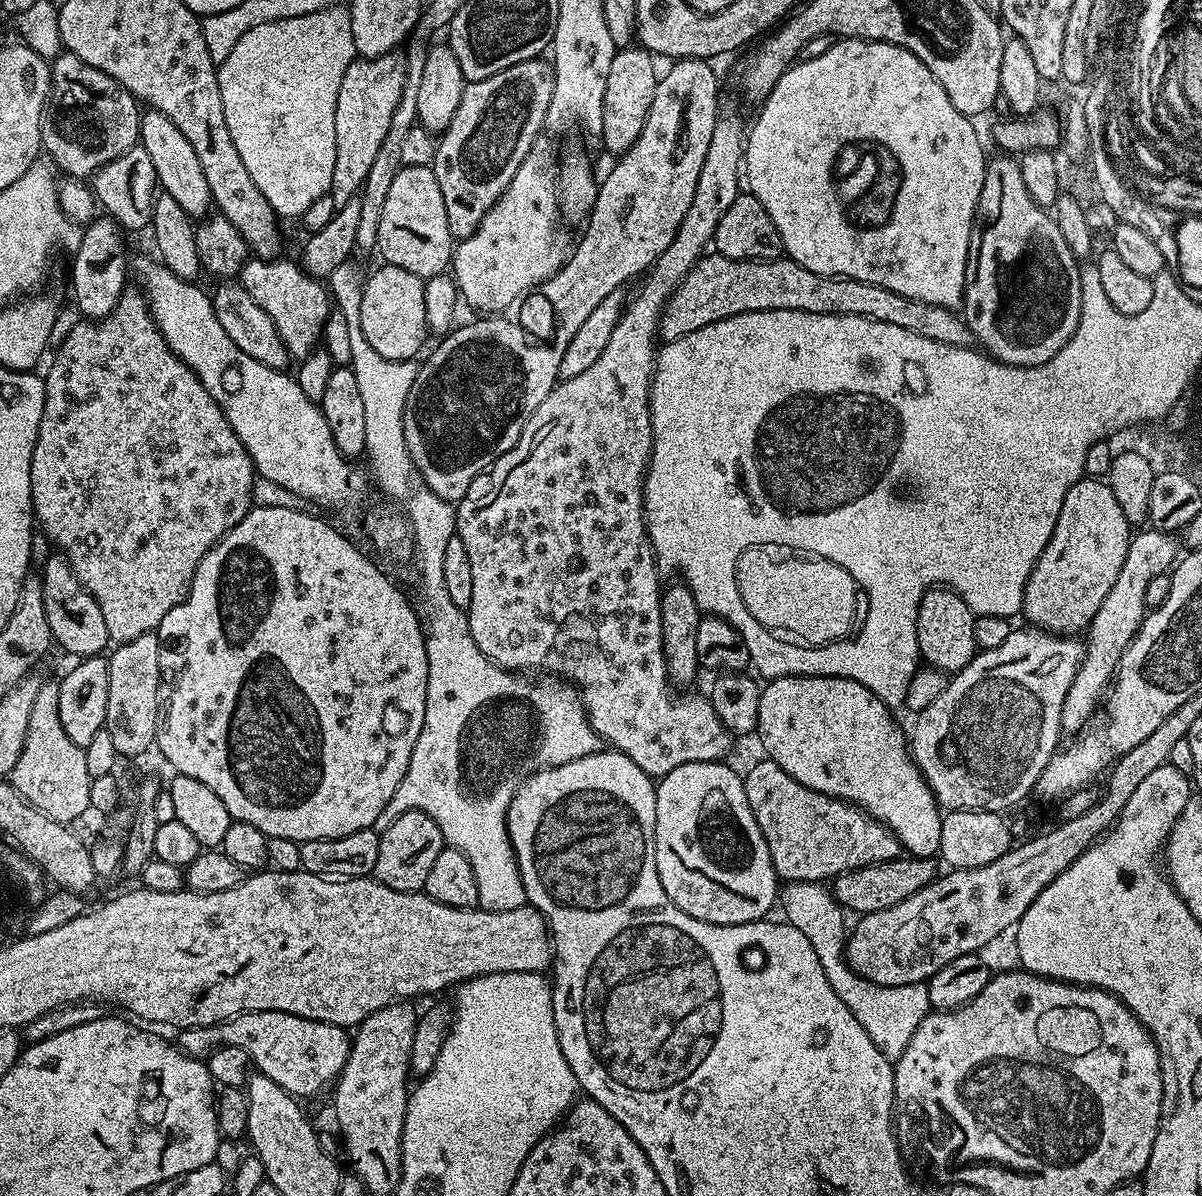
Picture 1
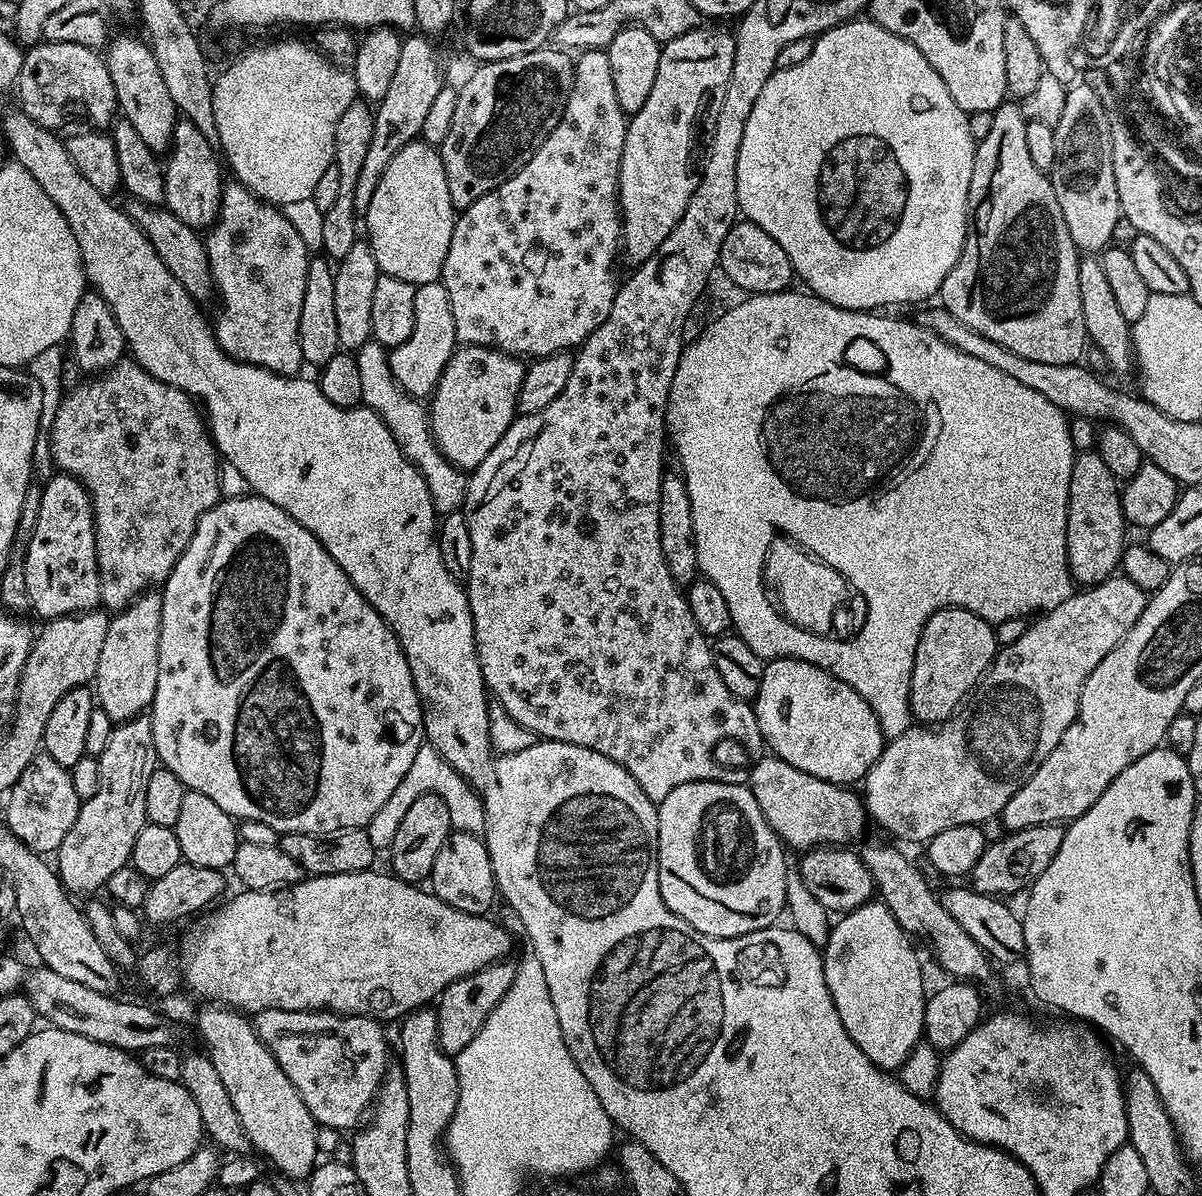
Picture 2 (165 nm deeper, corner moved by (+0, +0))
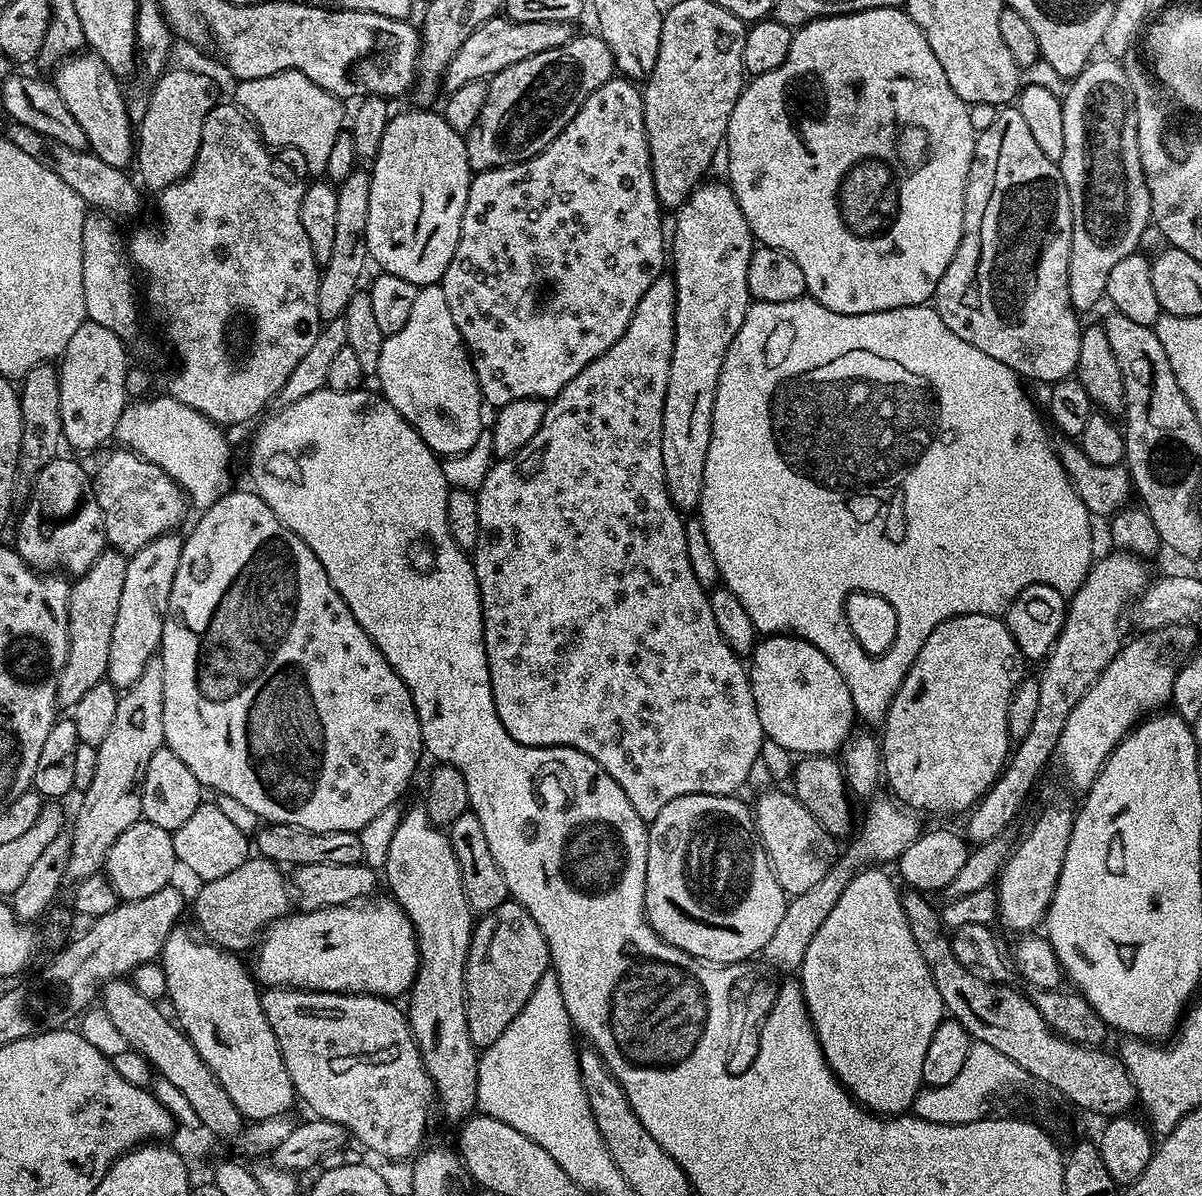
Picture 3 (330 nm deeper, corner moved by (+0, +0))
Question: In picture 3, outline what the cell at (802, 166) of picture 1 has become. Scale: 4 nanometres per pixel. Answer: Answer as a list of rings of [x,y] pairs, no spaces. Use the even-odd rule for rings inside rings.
[[[903,7],[875,8],[812,20],[793,31],[790,54],[786,54],[786,62],[782,62],[778,70],[751,77],[745,83],[728,123],[726,180],[753,237],[763,247],[782,250],[798,262],[798,270],[802,270],[802,278],[806,278],[806,292],[811,299],[838,314],[851,316],[924,306],[935,297],[938,282],[942,274],[946,274],[946,266],[950,266],[950,258],[954,258],[962,238],[964,195],[978,135],[974,126],[970,126],[968,110],[969,105],[958,98],[954,86],[946,82],[946,70],[942,70],[938,58],[934,58],[926,34],[918,30]]]

